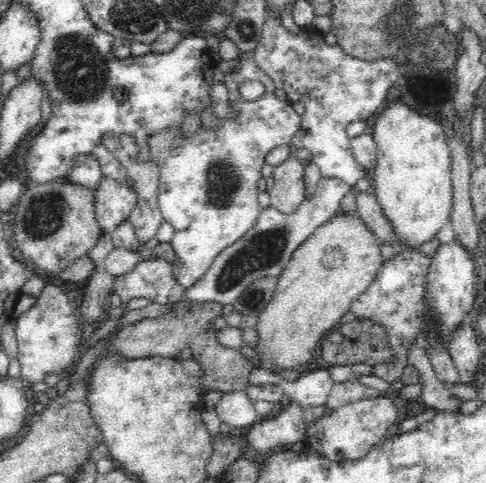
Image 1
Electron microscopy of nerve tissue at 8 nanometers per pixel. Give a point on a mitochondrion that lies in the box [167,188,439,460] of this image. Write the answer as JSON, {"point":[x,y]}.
{"point":[262,251]}

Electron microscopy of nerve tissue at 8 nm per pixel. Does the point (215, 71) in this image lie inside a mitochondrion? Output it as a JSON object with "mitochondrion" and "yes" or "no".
{"mitochondrion":"no"}

